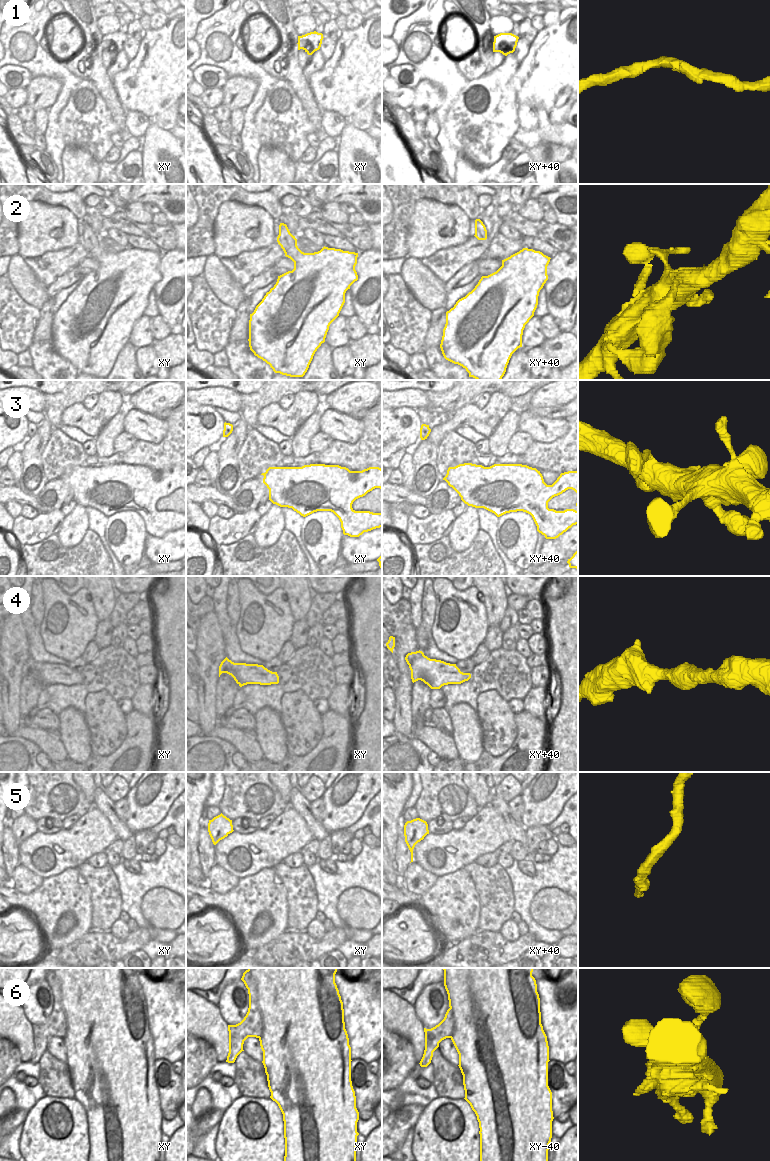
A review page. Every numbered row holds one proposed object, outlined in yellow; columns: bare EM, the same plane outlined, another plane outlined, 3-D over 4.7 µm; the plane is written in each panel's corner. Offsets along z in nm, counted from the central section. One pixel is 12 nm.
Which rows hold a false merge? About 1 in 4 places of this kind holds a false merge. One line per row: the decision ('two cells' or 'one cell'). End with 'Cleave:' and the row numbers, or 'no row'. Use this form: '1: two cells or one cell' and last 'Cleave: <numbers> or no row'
1: one cell
2: one cell
3: one cell
4: one cell
5: two cells
6: two cells
Cleave: 5, 6

